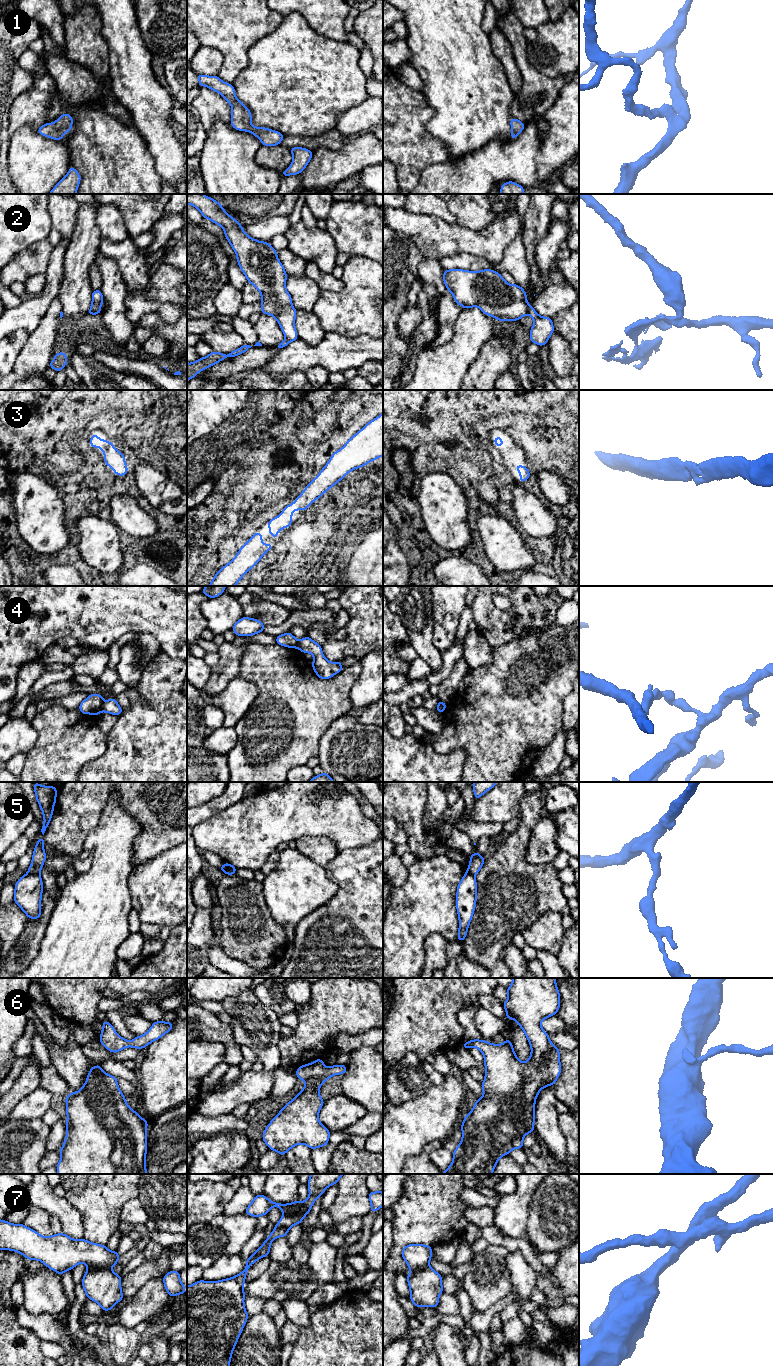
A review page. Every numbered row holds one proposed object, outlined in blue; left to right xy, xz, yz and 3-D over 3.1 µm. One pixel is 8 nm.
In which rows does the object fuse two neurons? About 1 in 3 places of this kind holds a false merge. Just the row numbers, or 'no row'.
2, 4, 5, 7

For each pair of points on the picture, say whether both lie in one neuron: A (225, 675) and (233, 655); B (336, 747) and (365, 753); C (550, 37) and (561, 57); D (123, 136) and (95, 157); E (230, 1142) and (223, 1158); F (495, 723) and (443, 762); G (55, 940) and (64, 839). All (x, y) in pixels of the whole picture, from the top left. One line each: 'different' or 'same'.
A: same
B: same
C: same
D: same
E: same
F: different
G: different

